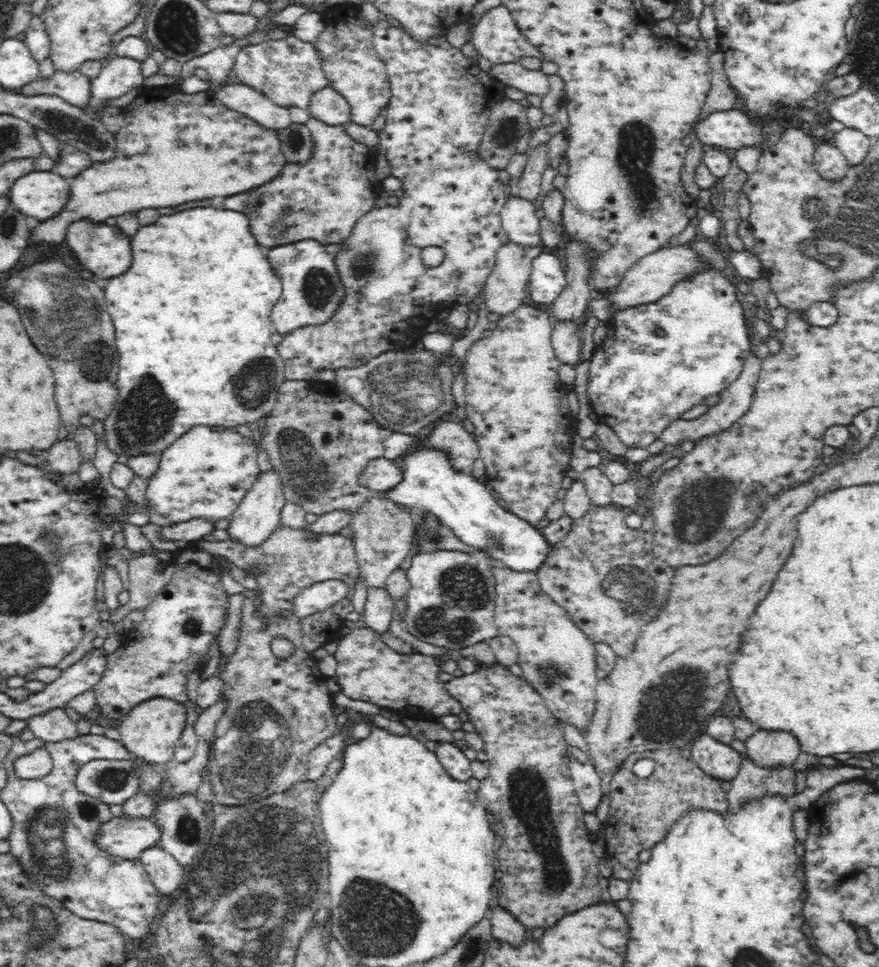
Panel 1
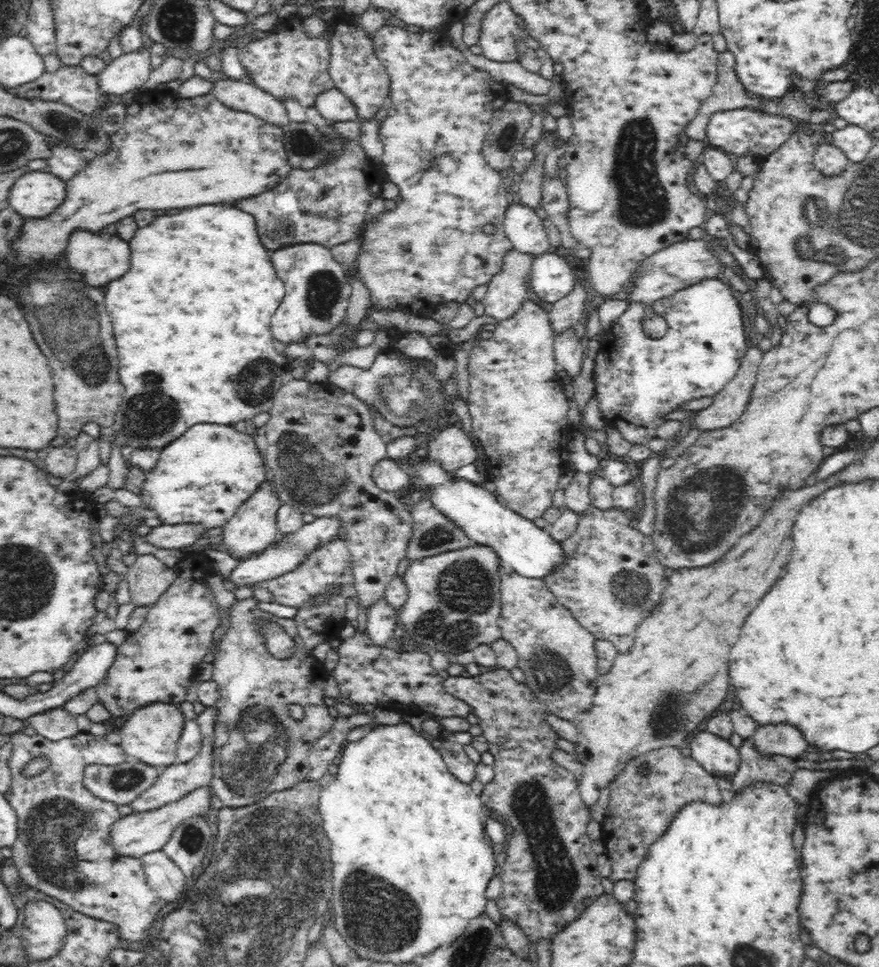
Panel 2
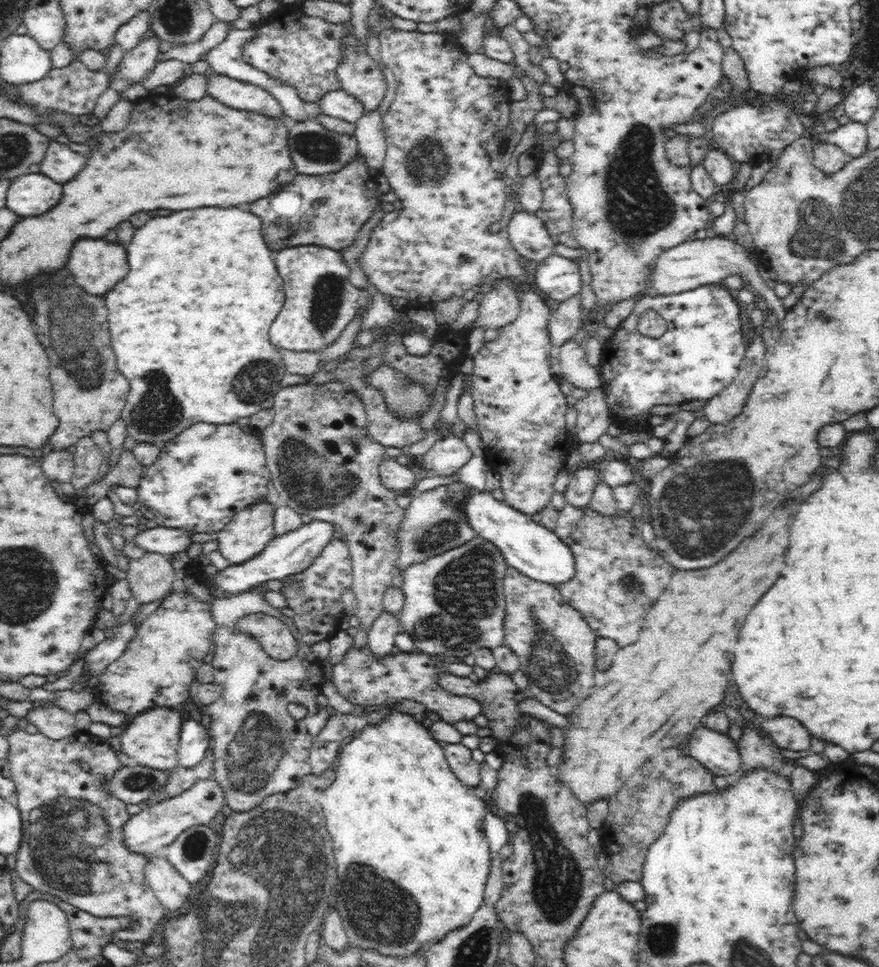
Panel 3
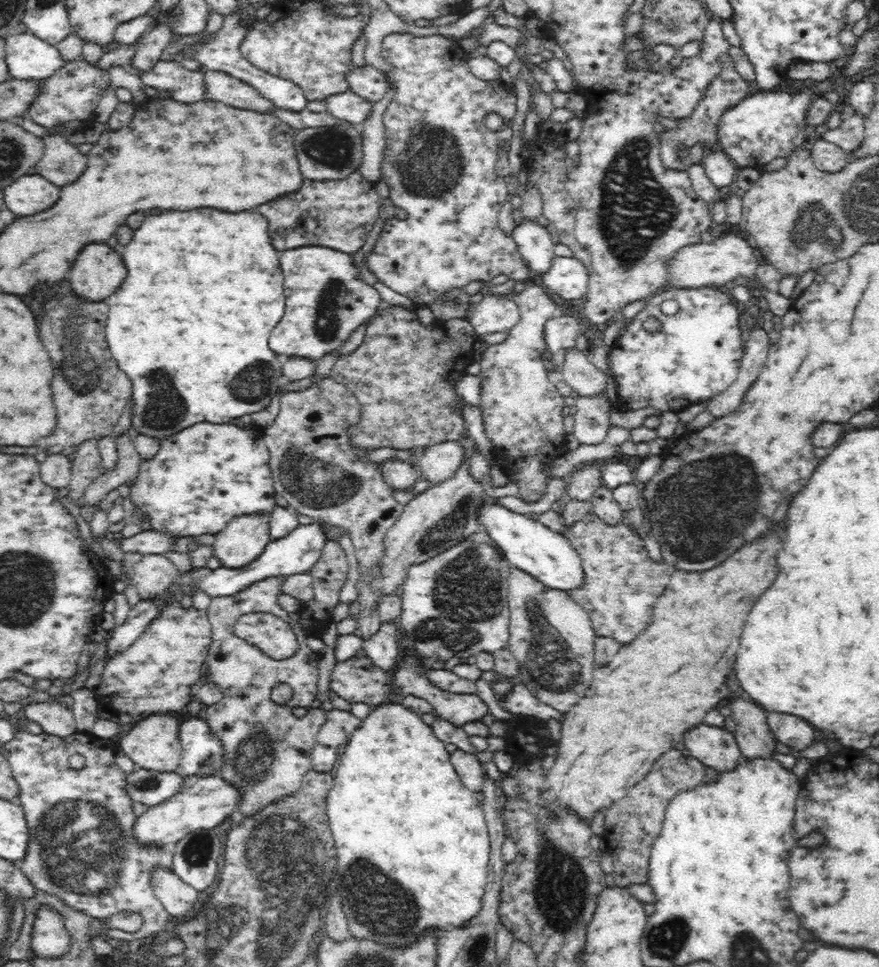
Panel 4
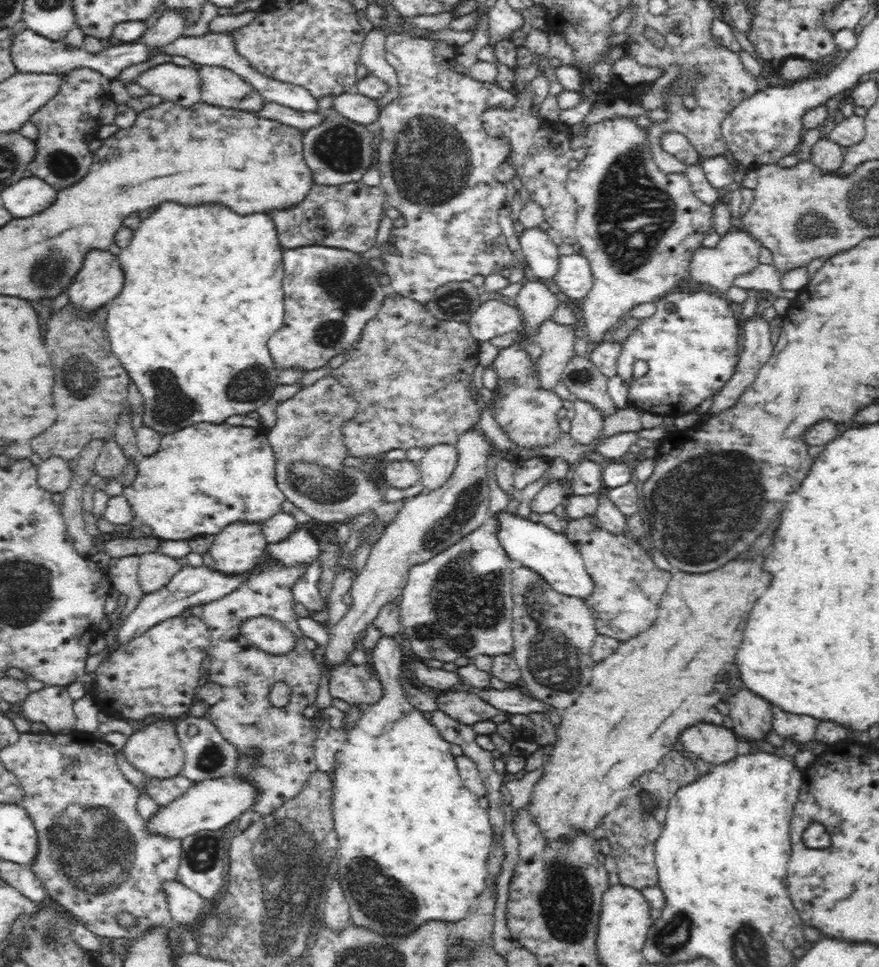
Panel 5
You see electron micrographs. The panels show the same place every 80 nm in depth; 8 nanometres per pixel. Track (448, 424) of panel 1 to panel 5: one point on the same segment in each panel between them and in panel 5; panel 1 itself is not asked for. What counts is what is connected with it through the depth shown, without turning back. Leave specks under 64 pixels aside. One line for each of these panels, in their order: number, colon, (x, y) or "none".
2: (451, 447)
3: (446, 456)
4: (439, 462)
5: (436, 466)

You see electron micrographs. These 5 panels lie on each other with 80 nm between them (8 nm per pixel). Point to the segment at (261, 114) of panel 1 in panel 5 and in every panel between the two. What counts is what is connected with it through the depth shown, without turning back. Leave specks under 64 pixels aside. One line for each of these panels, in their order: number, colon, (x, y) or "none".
2: (244, 96)
3: (234, 93)
4: (220, 87)
5: (221, 87)

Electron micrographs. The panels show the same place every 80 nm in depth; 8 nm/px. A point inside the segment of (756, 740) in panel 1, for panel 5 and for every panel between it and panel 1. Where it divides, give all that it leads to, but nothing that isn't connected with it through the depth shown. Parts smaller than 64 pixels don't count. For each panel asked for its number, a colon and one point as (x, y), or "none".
2: (783, 740)
3: (787, 733)
4: (796, 733)
5: (800, 728)

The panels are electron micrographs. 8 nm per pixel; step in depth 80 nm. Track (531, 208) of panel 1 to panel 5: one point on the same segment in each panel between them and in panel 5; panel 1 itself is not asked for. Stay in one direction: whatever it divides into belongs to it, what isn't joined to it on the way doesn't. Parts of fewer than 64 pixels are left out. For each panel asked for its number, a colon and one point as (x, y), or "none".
2: (522, 226)
3: (527, 232)
4: (533, 241)
5: (541, 259)

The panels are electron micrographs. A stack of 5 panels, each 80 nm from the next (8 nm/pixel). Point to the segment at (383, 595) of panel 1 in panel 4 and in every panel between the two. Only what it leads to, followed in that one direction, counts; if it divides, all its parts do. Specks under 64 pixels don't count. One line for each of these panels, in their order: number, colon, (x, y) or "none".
2: (382, 619)
3: (381, 634)
4: (383, 648)

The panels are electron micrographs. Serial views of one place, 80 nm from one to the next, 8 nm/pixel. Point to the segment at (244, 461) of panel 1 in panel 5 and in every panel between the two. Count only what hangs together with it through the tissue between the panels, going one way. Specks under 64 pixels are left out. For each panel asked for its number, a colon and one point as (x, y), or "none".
2: (204, 476)
3: (203, 477)
4: (201, 478)
5: (203, 477)

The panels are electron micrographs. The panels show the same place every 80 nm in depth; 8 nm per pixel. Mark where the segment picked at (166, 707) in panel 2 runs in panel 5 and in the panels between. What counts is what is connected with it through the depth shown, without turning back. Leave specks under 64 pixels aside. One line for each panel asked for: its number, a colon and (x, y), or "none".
3: (151, 739)
4: (153, 744)
5: (156, 751)

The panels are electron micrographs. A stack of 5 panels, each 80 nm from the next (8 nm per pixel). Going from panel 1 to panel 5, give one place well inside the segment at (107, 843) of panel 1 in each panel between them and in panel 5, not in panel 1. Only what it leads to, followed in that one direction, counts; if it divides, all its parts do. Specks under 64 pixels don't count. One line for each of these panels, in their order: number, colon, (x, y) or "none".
2: (135, 835)
3: (149, 832)
4: (207, 801)
5: (210, 805)

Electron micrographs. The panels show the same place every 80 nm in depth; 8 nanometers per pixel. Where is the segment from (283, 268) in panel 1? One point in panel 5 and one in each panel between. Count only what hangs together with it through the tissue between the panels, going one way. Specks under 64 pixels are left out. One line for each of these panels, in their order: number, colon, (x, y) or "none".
2: (318, 291)
3: (320, 299)
4: (326, 300)
5: (331, 293)

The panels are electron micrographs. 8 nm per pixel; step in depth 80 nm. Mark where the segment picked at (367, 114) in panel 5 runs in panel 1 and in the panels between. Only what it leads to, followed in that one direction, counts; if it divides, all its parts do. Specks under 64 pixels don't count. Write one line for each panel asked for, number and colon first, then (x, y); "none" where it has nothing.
1: (327, 105)
2: (334, 106)
3: (338, 104)
4: (346, 106)

